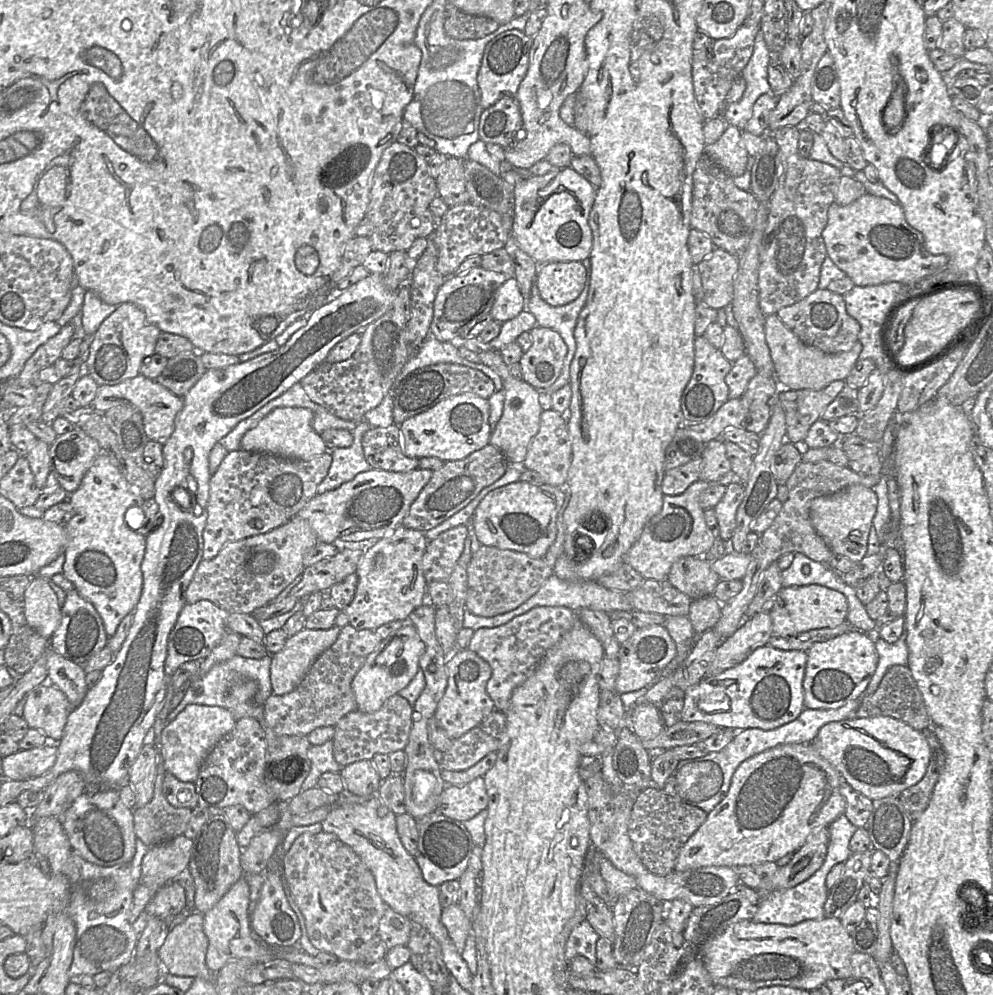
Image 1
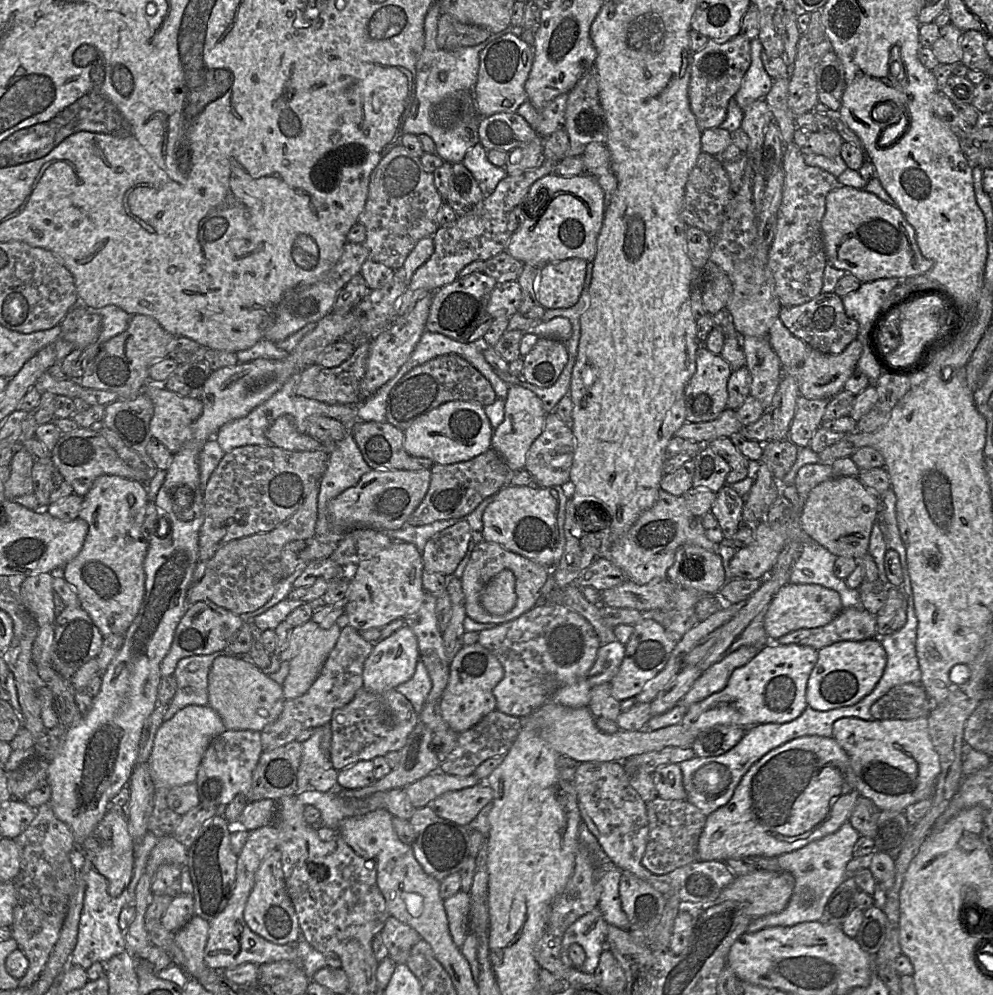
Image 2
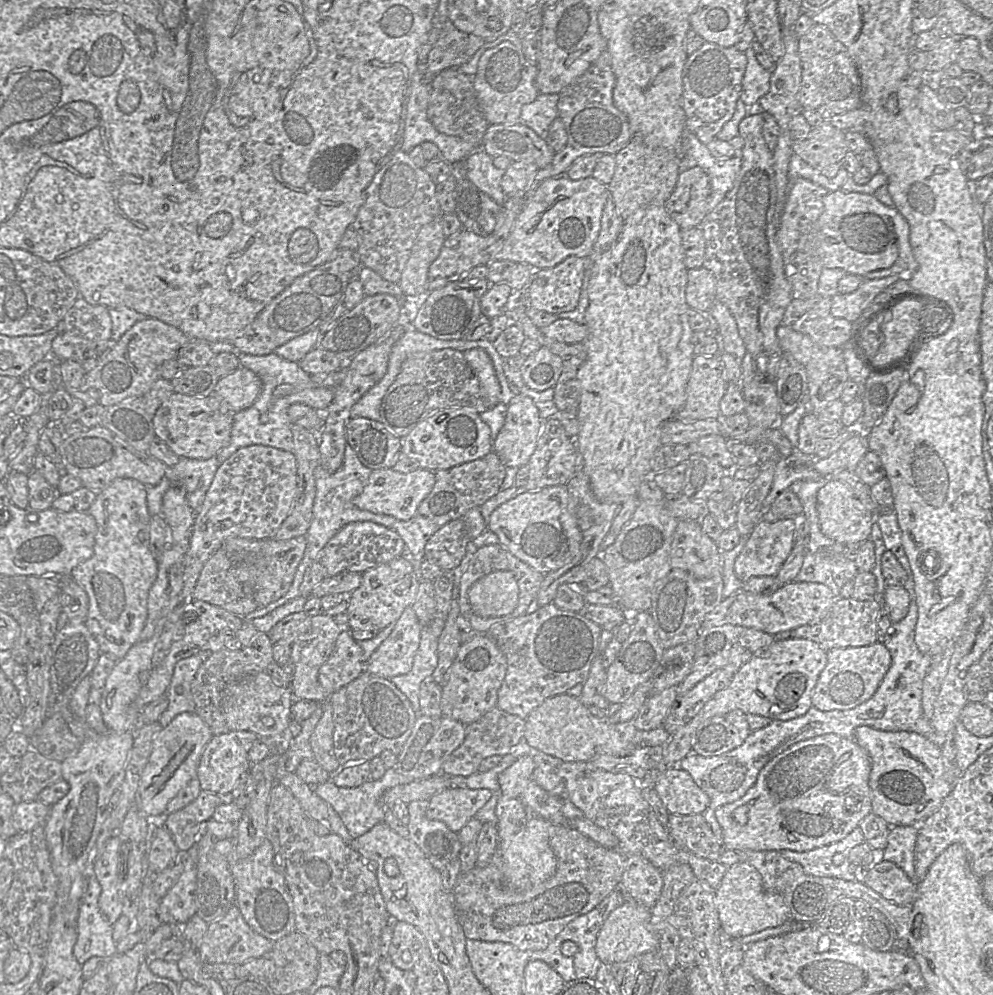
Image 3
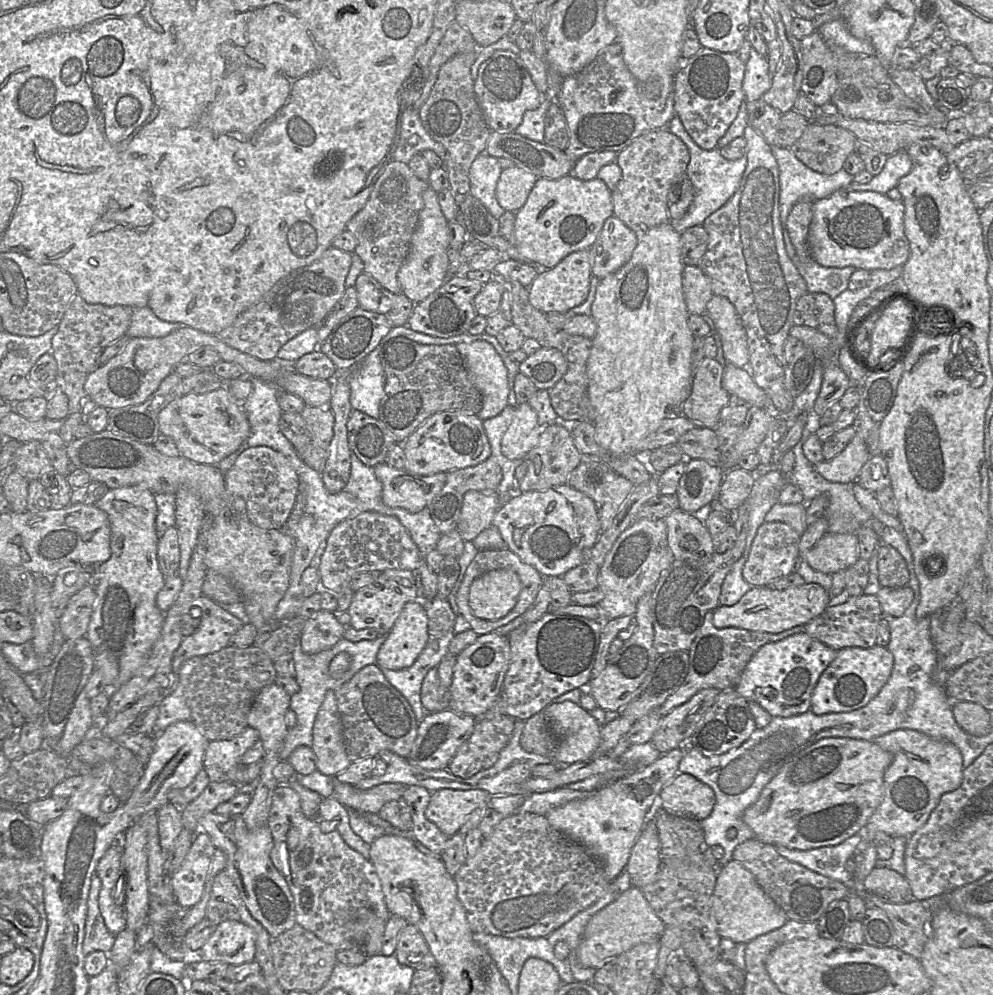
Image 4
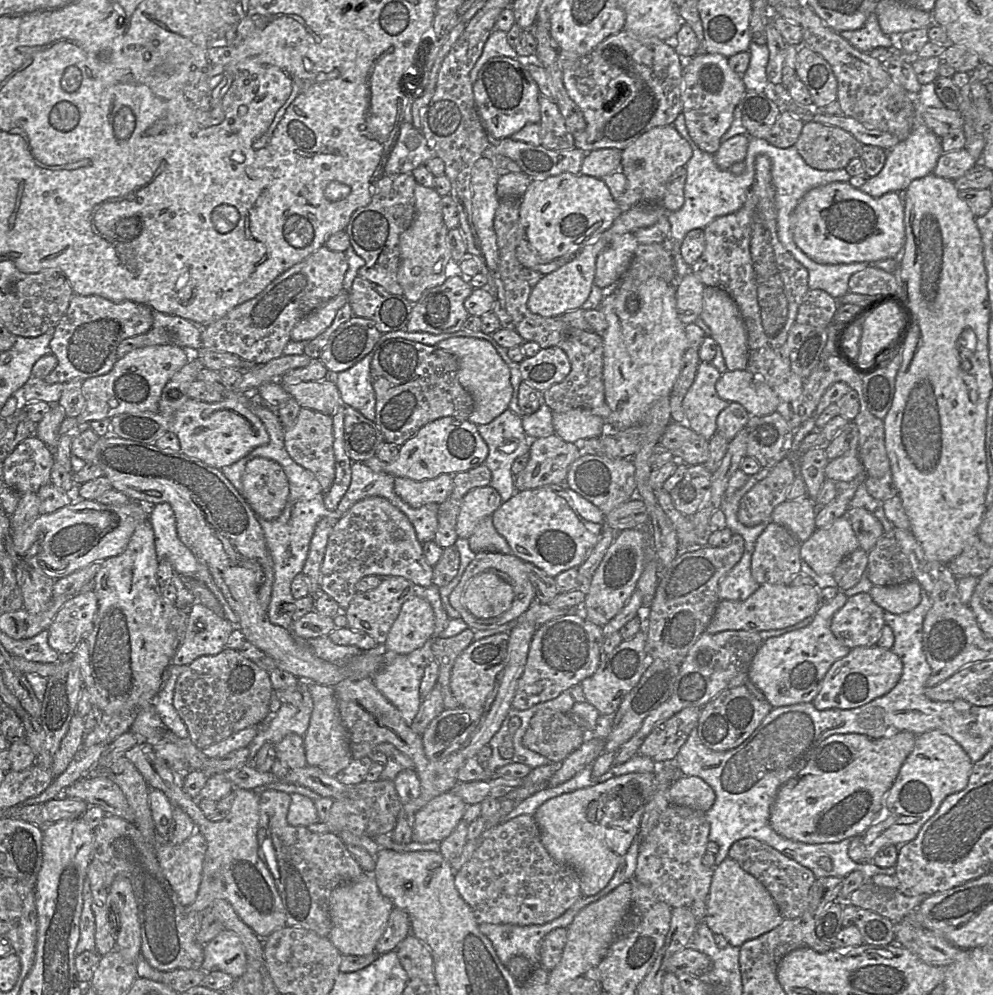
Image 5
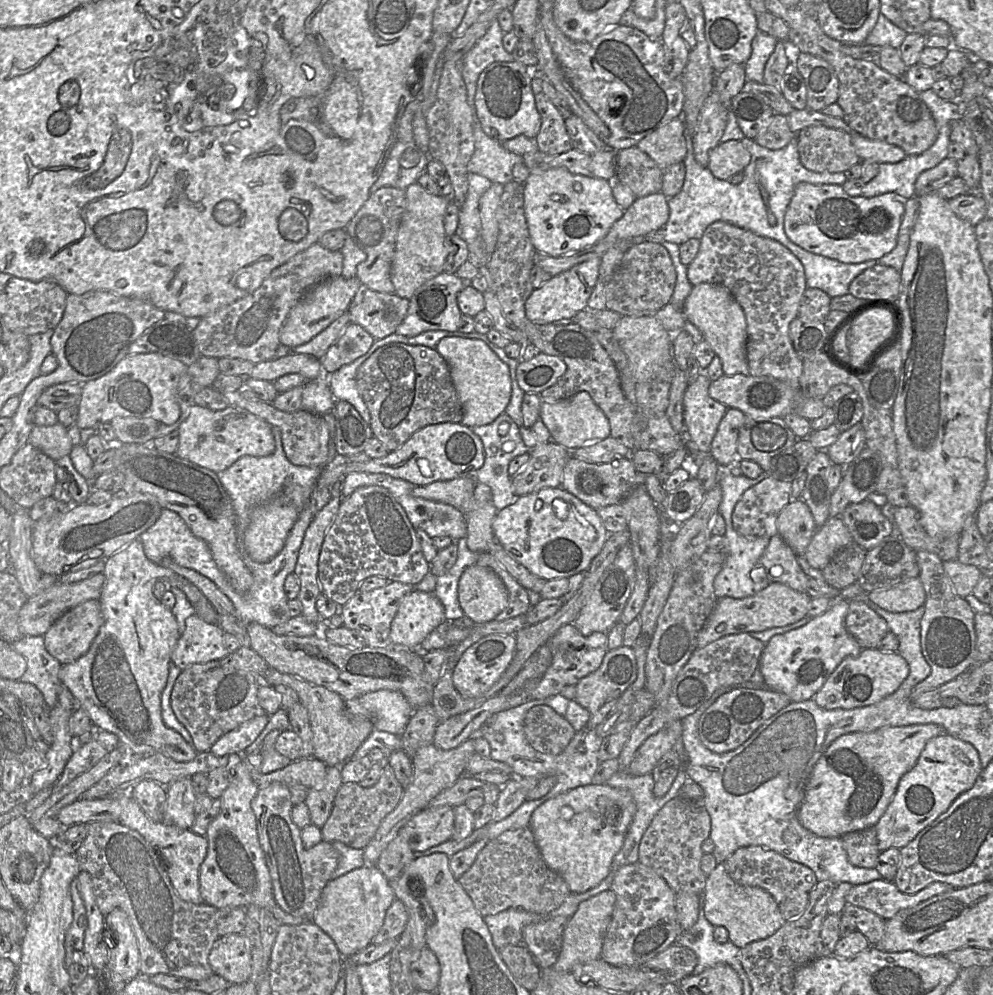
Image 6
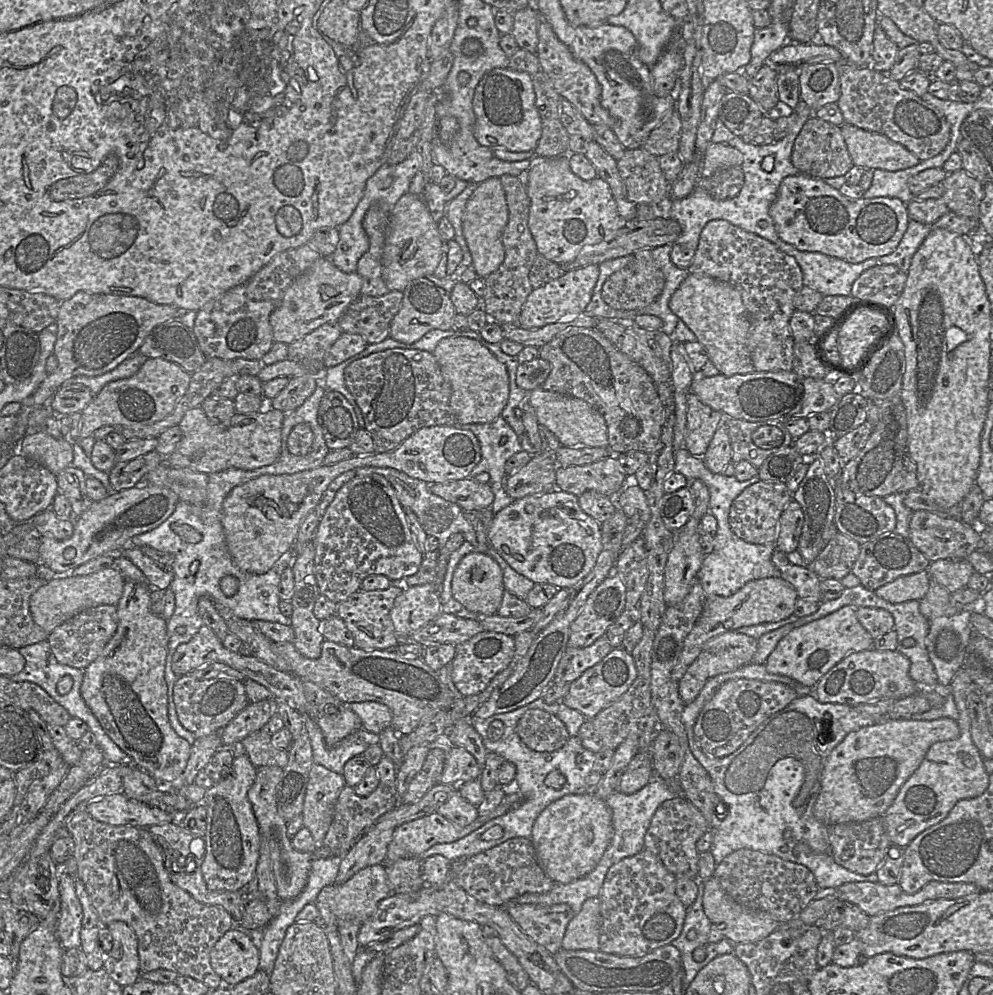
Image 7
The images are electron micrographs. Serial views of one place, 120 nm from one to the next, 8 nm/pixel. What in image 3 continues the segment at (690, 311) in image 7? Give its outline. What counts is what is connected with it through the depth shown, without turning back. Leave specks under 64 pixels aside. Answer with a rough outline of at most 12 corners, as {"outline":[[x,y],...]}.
{"outline":[[728,307],[709,309],[718,323],[724,351],[742,360],[748,352]]}

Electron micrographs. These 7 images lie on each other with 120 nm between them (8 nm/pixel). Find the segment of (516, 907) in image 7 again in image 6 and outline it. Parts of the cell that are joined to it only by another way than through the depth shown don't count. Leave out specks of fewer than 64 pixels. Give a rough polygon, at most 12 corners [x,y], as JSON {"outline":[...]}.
{"outline":[[568,918],[529,924],[523,945],[541,969],[558,960]]}

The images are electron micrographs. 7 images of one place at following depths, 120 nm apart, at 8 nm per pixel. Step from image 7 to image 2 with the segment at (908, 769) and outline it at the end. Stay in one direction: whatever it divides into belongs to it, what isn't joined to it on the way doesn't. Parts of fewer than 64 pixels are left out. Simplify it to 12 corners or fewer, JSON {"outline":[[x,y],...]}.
{"outline":[[833,737],[760,758],[706,817],[699,860],[778,857],[860,796]]}

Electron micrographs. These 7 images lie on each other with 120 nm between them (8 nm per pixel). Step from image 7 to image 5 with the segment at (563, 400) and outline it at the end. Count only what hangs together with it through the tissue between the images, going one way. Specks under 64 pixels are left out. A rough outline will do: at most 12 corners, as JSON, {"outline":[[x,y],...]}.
{"outline":[[585,408],[553,414],[555,433],[581,444],[606,432]]}

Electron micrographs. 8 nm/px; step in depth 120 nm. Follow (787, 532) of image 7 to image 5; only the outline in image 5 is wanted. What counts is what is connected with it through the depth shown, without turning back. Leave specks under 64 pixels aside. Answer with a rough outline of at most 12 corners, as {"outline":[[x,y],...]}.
{"outline":[[807,496],[786,500],[770,520],[803,543],[817,529],[817,510]]}

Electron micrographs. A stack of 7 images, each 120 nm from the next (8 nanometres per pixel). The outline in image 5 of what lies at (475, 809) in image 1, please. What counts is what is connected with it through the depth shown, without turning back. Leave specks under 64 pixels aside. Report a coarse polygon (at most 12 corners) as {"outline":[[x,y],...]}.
{"outline":[[451,791],[411,818],[412,840],[440,843],[467,804]]}

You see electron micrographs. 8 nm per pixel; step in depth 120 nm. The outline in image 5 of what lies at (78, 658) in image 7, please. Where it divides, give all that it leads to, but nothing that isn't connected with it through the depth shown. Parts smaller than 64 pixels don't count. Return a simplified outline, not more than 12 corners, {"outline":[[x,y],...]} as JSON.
{"outline":[[94,590],[73,595],[55,615],[48,644],[66,656],[94,625]]}

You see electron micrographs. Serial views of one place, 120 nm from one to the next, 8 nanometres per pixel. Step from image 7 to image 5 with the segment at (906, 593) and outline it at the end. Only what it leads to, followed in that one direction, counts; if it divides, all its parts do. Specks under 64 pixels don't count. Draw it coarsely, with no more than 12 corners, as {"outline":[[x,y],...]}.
{"outline":[[920,584],[873,586],[884,611],[899,615],[920,604]]}

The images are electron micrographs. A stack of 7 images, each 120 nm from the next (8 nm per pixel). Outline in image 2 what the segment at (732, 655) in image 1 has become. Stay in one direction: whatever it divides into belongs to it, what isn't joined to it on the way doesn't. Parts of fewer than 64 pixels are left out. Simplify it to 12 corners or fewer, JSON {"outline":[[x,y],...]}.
{"outline":[[741,646],[702,672],[677,704],[688,708],[727,685],[761,649]]}

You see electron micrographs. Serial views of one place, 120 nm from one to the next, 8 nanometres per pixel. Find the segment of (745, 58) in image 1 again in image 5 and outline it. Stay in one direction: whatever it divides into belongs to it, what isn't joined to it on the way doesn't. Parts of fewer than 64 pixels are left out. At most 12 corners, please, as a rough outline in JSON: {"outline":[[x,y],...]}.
{"outline":[[727,57],[685,60],[682,114],[712,155],[746,92]]}

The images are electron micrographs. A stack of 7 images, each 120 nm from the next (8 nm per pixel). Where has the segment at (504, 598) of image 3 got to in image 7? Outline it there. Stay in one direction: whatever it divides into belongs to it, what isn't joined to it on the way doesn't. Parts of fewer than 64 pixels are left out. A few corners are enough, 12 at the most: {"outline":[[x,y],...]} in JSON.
{"outline":[[487,553],[458,563],[452,595],[480,616],[498,612],[503,572]]}

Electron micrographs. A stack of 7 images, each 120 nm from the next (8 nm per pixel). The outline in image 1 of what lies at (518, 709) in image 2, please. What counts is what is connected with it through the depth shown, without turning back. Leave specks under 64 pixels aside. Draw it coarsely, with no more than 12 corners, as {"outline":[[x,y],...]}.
{"outline":[[537,606],[474,631],[467,649],[491,667],[486,690],[508,710],[514,689],[579,621]]}

